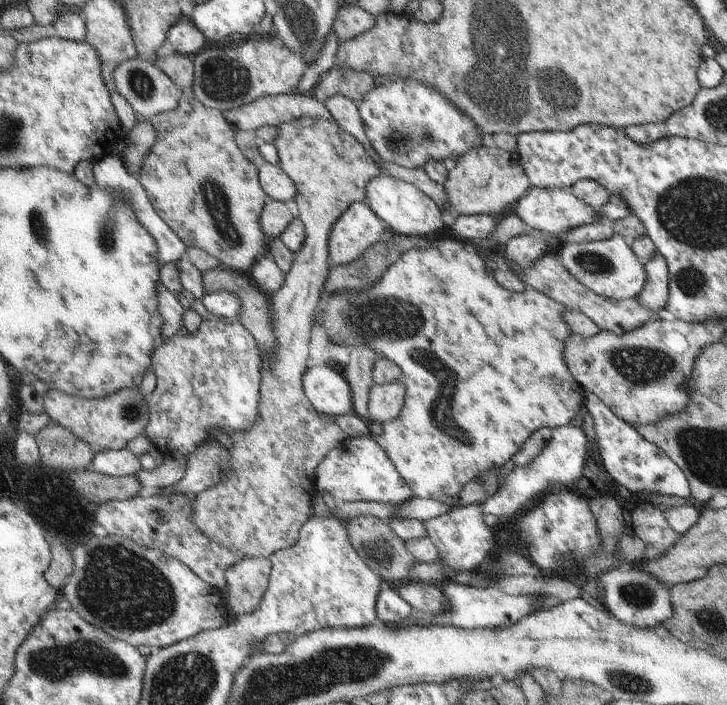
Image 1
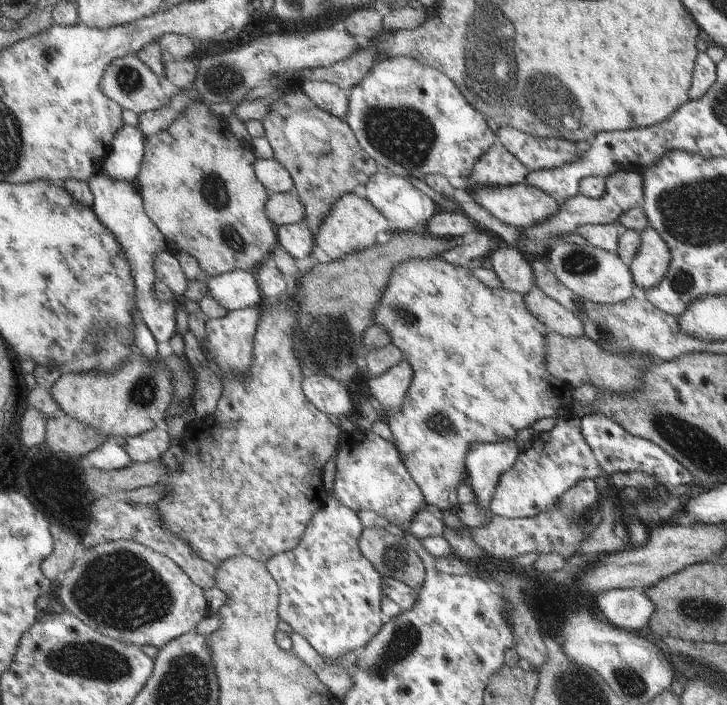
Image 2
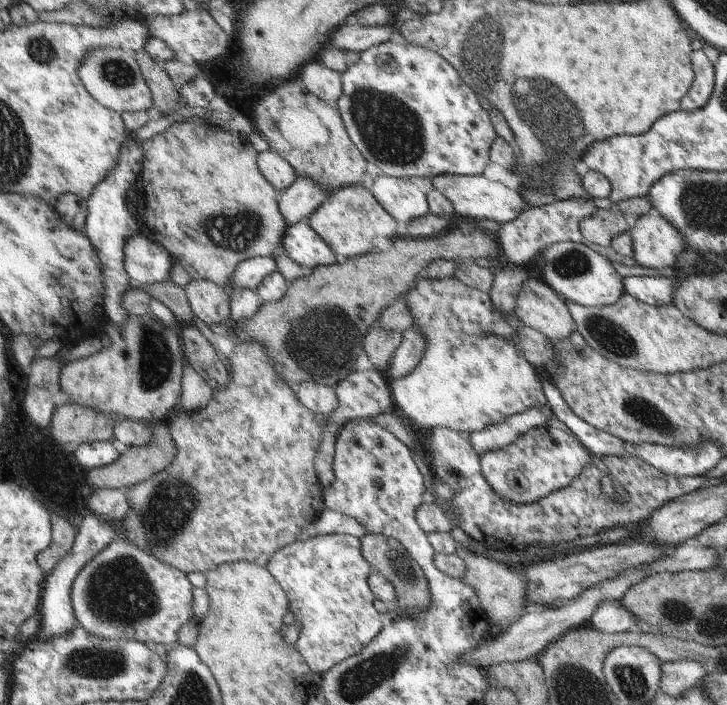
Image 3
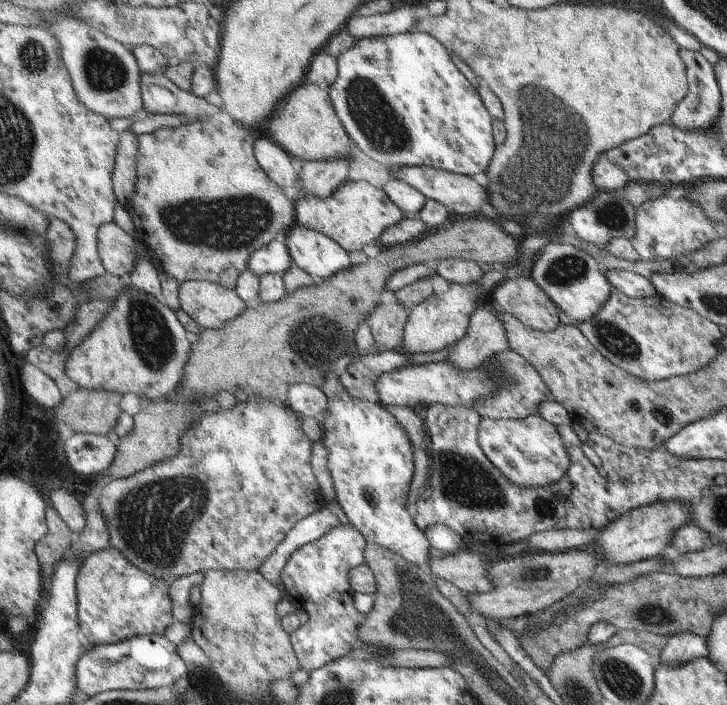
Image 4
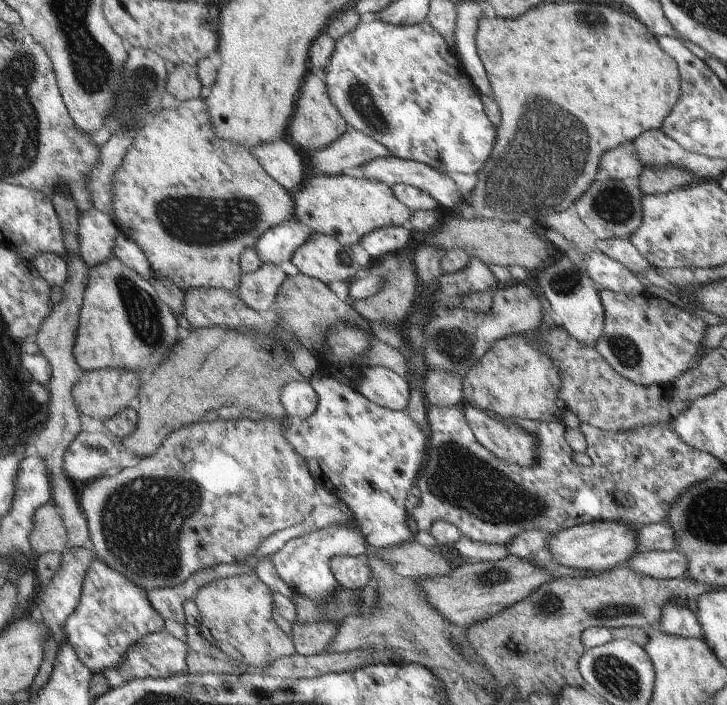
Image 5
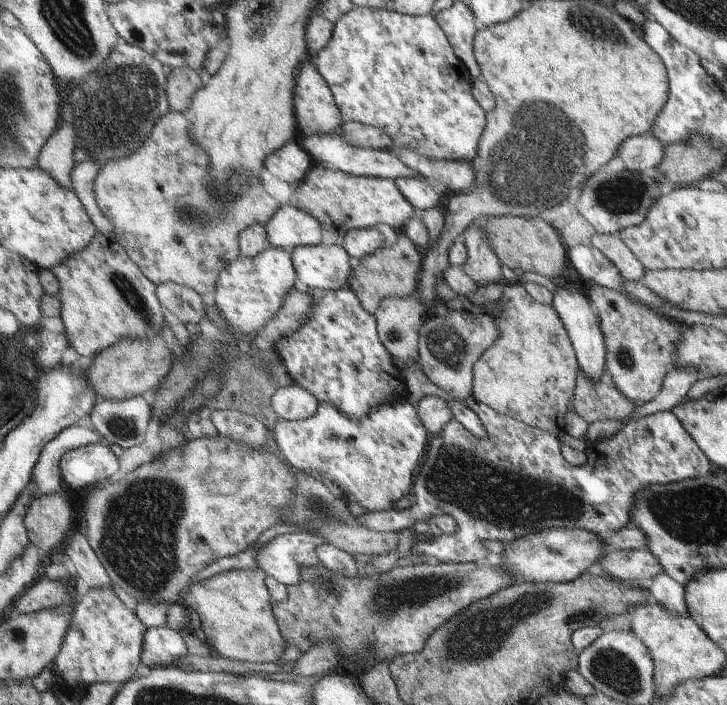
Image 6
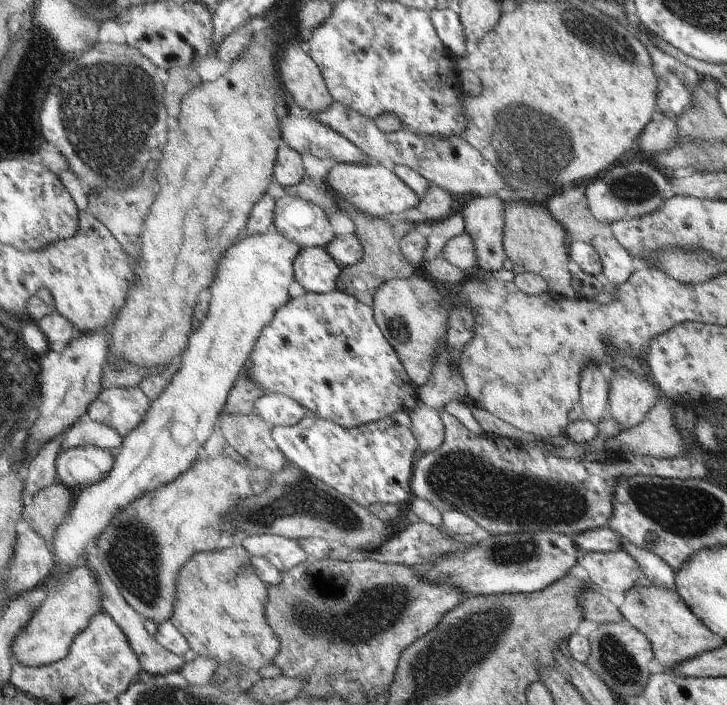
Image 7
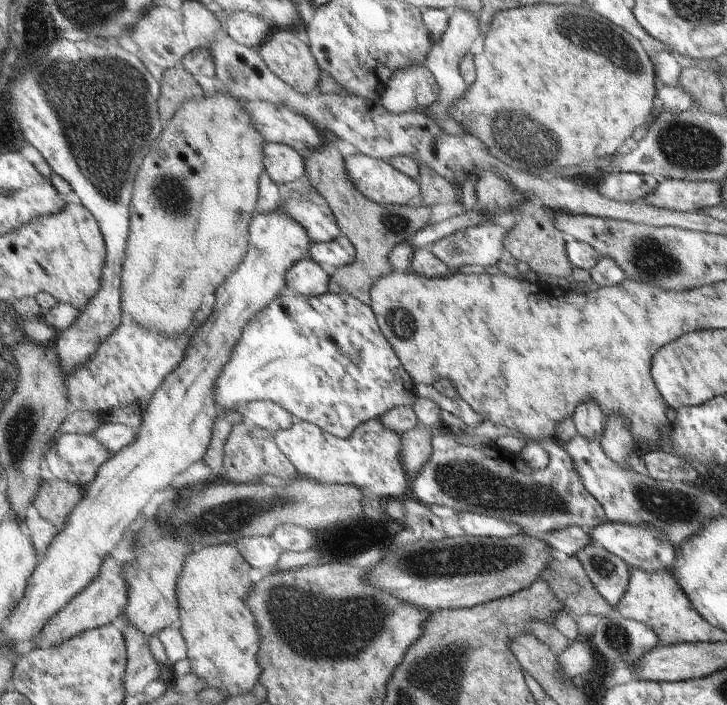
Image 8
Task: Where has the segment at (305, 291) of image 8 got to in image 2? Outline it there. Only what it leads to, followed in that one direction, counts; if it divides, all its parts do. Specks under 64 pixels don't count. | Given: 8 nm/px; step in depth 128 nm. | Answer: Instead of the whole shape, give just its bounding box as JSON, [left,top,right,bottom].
[276,220,315,260]

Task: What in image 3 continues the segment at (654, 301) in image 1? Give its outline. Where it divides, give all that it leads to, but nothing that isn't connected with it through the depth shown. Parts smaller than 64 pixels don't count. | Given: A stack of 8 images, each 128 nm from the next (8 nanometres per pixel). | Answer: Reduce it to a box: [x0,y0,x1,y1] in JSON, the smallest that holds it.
[627,210,686,273]

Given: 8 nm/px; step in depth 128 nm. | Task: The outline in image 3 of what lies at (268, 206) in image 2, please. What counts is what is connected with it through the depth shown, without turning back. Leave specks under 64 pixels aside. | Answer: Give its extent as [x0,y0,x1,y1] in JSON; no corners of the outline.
[277,176,329,226]

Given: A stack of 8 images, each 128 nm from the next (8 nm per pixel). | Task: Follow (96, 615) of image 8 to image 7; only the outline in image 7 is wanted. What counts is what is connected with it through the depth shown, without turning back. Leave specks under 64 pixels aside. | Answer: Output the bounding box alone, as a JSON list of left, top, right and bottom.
[13,562,101,666]

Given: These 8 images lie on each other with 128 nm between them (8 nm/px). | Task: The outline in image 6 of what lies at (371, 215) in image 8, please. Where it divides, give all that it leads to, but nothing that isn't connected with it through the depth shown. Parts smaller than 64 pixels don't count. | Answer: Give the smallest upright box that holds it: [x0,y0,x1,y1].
[346,231,423,314]

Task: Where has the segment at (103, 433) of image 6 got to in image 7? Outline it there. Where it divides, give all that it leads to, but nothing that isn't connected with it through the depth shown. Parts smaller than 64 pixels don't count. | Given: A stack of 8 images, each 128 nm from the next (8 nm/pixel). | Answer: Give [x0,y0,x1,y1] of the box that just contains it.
[87,382,149,438]

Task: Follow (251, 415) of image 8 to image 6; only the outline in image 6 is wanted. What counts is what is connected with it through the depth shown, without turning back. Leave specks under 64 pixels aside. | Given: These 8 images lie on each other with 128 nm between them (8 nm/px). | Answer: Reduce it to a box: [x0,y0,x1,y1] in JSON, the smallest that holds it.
[270,384,318,420]

